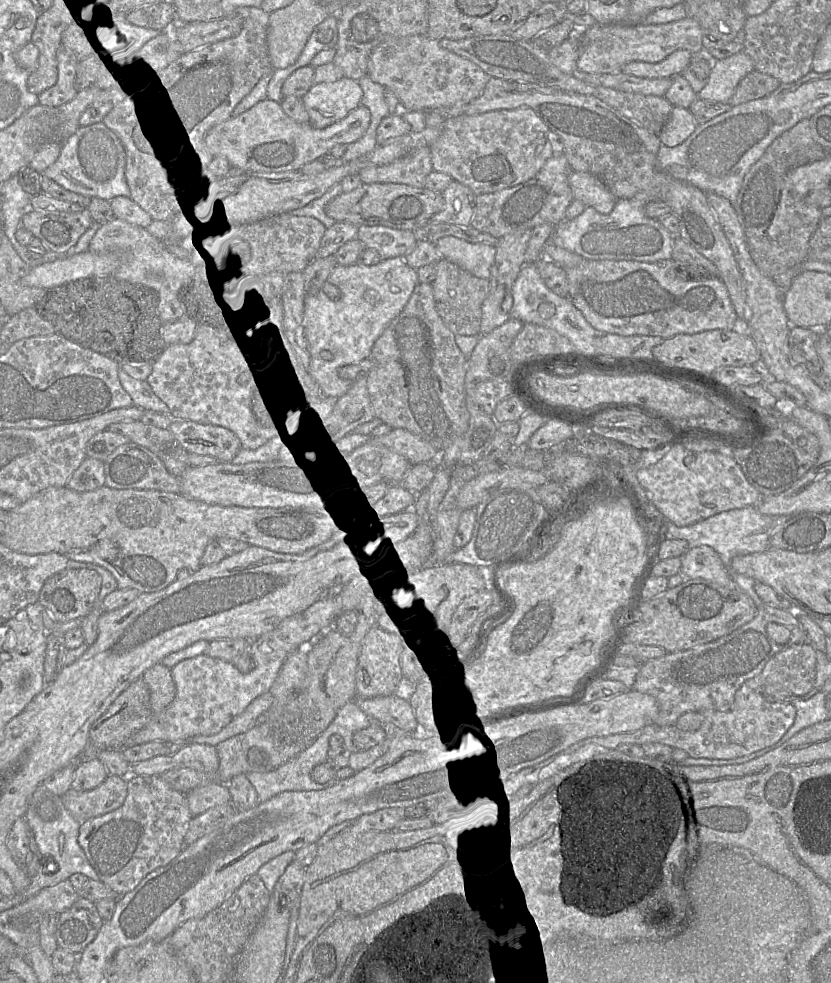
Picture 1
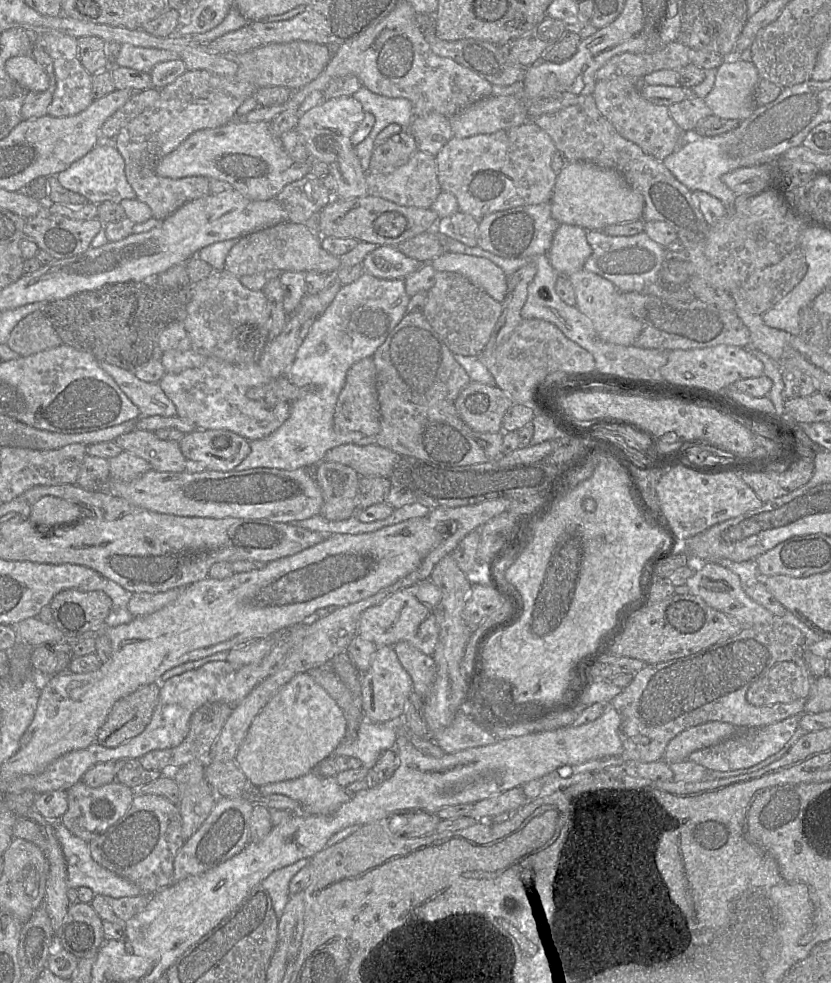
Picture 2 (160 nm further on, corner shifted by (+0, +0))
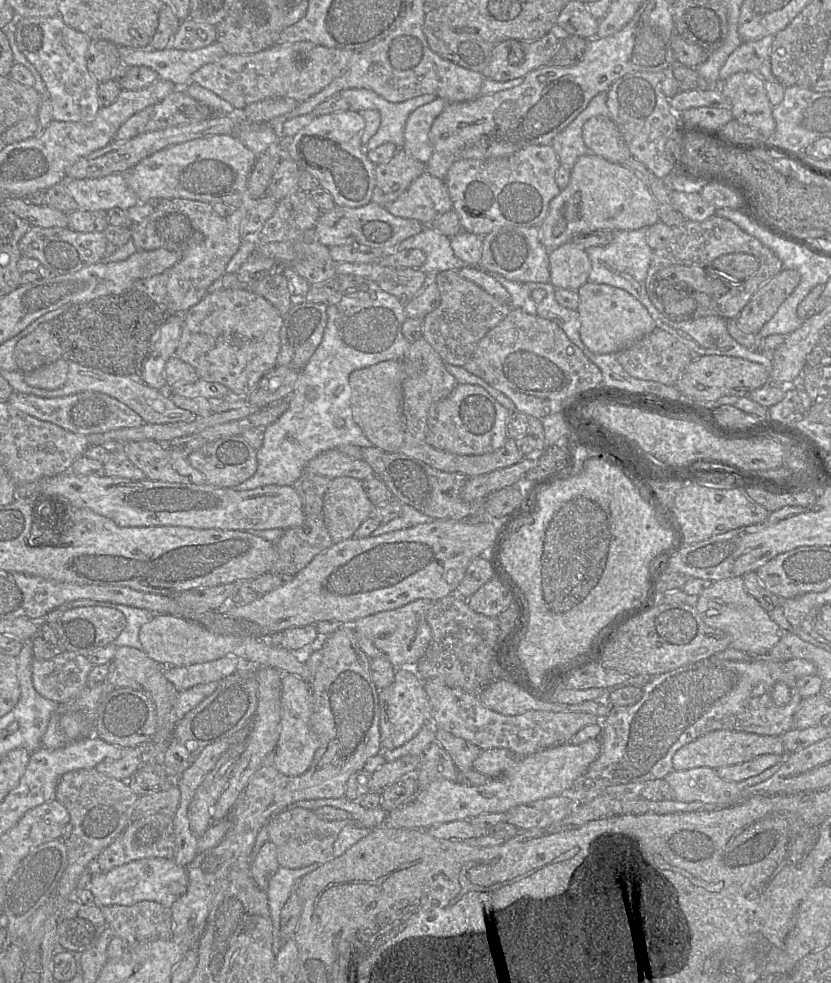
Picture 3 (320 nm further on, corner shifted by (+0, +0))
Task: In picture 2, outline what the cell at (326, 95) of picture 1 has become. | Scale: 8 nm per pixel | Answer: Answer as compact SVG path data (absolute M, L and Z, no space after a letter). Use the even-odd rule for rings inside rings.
M353 96L323 100L319 105L304 113L295 130L304 140L312 161L324 162L337 184L338 199L353 199L367 194L366 173L351 143L351 137L364 117L361 103Z

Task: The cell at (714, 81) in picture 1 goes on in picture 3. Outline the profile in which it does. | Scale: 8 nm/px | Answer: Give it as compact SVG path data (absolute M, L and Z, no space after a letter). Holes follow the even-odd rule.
M737 72L721 82L719 89L731 101L733 118L757 129L764 137L771 136L776 127L765 80L758 72Z

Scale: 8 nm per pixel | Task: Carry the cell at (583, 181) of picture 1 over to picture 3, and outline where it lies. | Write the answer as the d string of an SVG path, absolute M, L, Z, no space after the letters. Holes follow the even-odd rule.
M592 153L580 156L570 172L568 185L554 197L540 225L540 240L548 254L580 232L595 230L631 231L648 228L659 221L658 205L645 184L622 164L611 163Z

